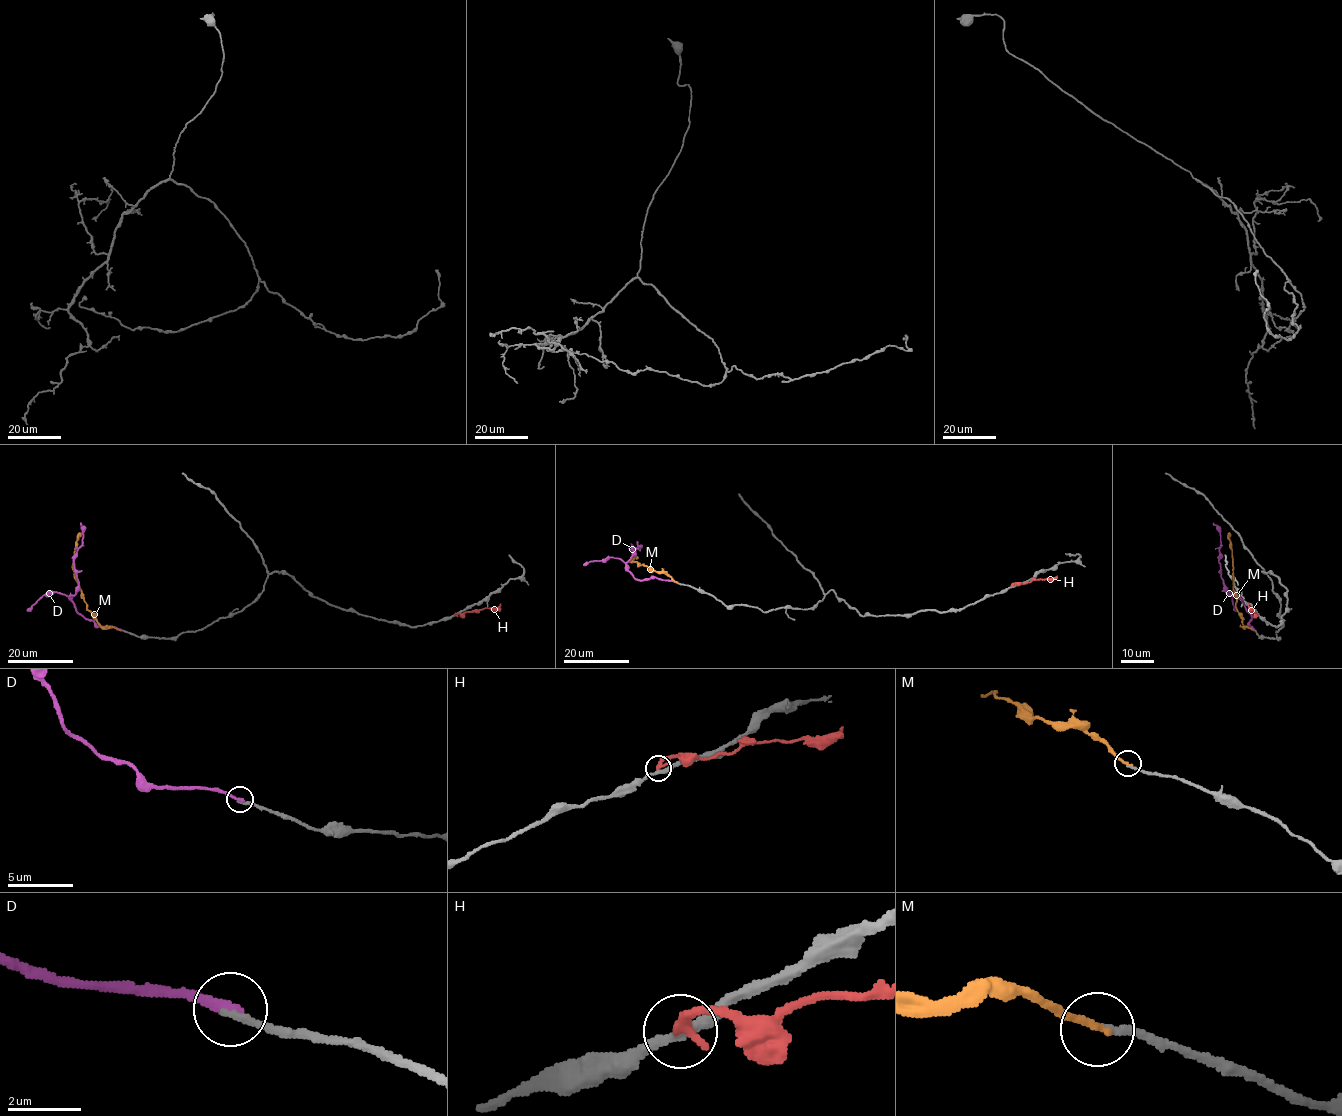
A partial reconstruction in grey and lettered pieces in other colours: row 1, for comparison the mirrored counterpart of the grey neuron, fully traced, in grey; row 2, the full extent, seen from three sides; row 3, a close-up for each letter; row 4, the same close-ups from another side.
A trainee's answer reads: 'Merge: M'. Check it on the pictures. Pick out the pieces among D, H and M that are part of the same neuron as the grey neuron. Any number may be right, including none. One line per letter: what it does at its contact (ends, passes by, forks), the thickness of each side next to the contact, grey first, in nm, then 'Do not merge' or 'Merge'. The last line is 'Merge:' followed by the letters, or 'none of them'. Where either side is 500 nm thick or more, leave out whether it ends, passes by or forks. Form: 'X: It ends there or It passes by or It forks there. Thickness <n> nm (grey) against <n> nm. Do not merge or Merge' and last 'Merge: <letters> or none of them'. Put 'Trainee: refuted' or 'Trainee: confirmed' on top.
Trainee: confirmed
D: It ends there. Thickness 200 nm (grey) against 280 nm. Do not merge
H: It ends there. Thickness 280 nm (grey) against 320 nm. Do not merge
M: It ends there. Thickness 190 nm (grey) against 200 nm. Merge
Merge: M

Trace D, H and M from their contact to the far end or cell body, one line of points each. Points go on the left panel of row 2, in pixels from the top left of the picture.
D: (120, 629), (97, 626), (85, 619), (70, 600), (78, 585), (74, 556), (82, 544), (80, 523)
H: (455, 614), (497, 608), (501, 604)
M: (119, 630), (103, 627), (87, 609), (72, 568), (77, 537), (81, 533)

